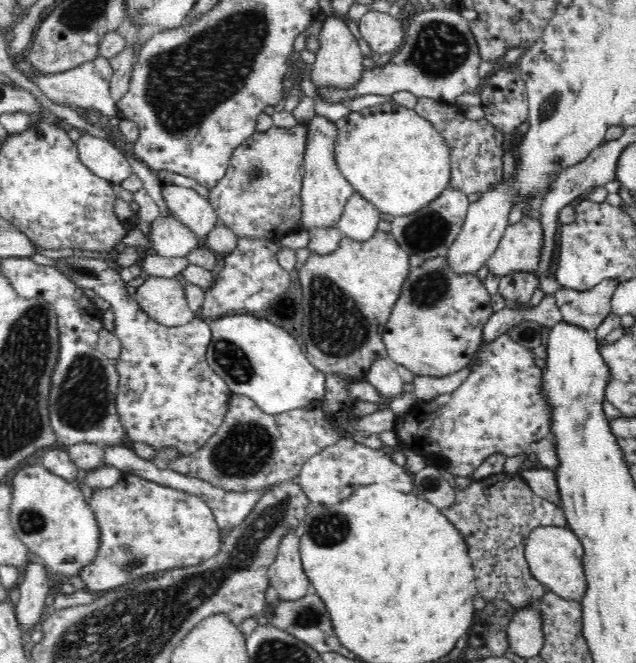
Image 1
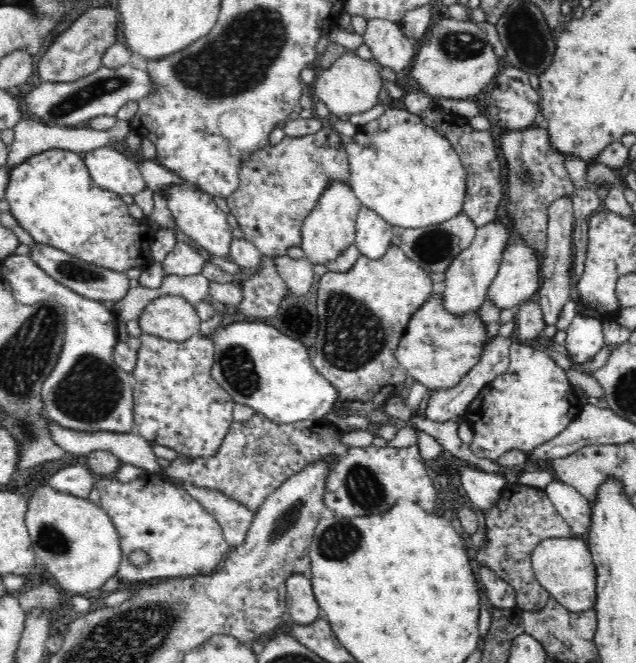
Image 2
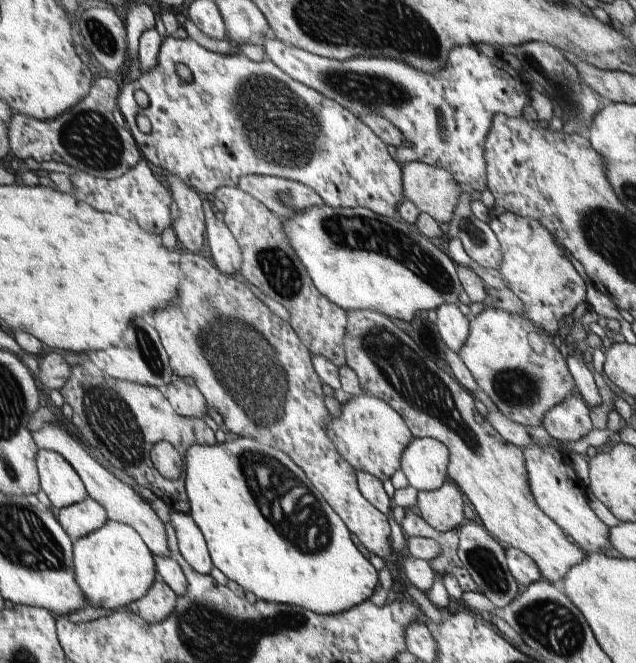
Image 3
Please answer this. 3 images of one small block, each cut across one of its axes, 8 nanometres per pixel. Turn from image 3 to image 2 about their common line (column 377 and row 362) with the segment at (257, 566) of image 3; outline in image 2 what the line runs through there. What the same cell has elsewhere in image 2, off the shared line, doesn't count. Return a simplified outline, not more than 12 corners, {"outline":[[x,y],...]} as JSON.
{"outline":[[577,314],[565,331],[572,364],[606,346],[602,321]]}

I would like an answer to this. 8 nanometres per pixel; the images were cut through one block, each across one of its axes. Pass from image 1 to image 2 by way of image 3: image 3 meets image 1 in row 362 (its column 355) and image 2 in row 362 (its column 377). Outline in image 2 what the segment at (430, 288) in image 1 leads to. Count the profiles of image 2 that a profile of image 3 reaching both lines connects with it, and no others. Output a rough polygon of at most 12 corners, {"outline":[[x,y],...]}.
{"outline":[[432,292],[395,358],[426,388],[452,388],[486,342],[478,312]]}

